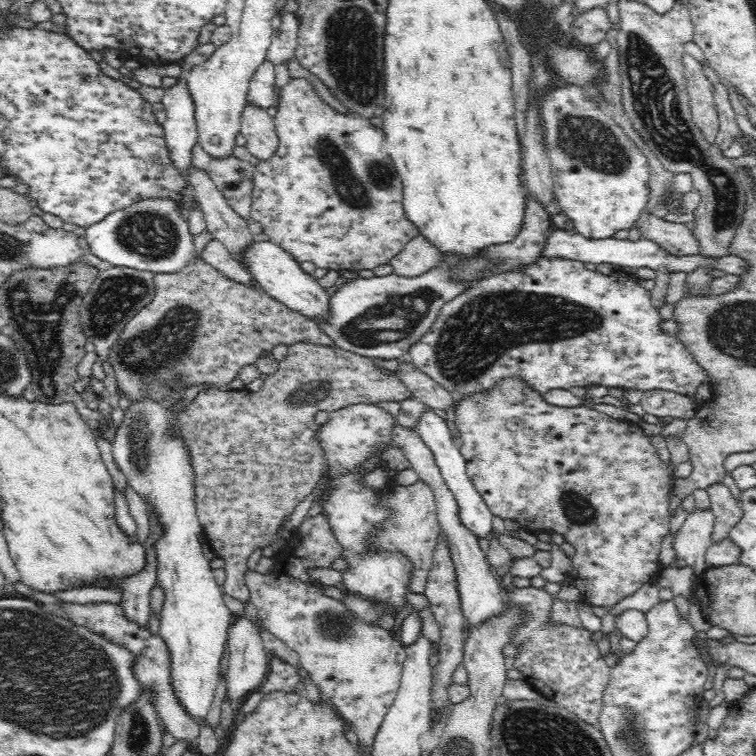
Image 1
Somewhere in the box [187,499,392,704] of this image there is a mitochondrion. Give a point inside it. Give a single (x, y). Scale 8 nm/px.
(329, 622)

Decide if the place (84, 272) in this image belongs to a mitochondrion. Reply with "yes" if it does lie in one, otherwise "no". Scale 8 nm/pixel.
no

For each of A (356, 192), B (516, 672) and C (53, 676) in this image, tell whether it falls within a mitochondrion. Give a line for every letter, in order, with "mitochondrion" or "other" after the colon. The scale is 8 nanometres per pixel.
A: mitochondrion
B: other
C: mitochondrion

